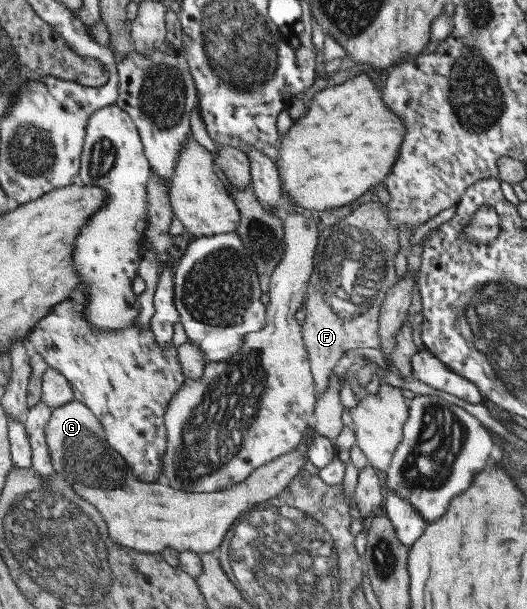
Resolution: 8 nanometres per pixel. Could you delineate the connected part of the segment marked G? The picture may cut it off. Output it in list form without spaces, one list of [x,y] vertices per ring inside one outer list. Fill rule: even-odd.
[[[330,372],[329,386],[325,392],[316,392],[316,409],[313,413],[309,428],[309,440],[301,442],[294,450],[282,454],[266,466],[257,468],[244,482],[235,484],[220,492],[186,492],[178,490],[165,482],[147,483],[141,481],[138,475],[133,473],[132,467],[126,459],[112,448],[107,437],[103,422],[90,410],[86,403],[72,401],[60,408],[54,408],[51,419],[46,425],[47,443],[51,452],[53,465],[56,472],[64,476],[65,480],[74,486],[76,490],[87,501],[94,503],[96,508],[104,515],[110,529],[111,537],[120,544],[135,548],[145,553],[162,553],[164,549],[175,548],[178,552],[197,552],[200,556],[216,550],[229,533],[229,529],[243,515],[244,512],[254,508],[258,502],[266,502],[271,498],[277,497],[282,489],[293,482],[295,474],[303,469],[305,446],[316,436],[320,435],[330,441],[338,436],[343,427],[340,421],[343,406],[338,399],[340,384],[336,376]]]

